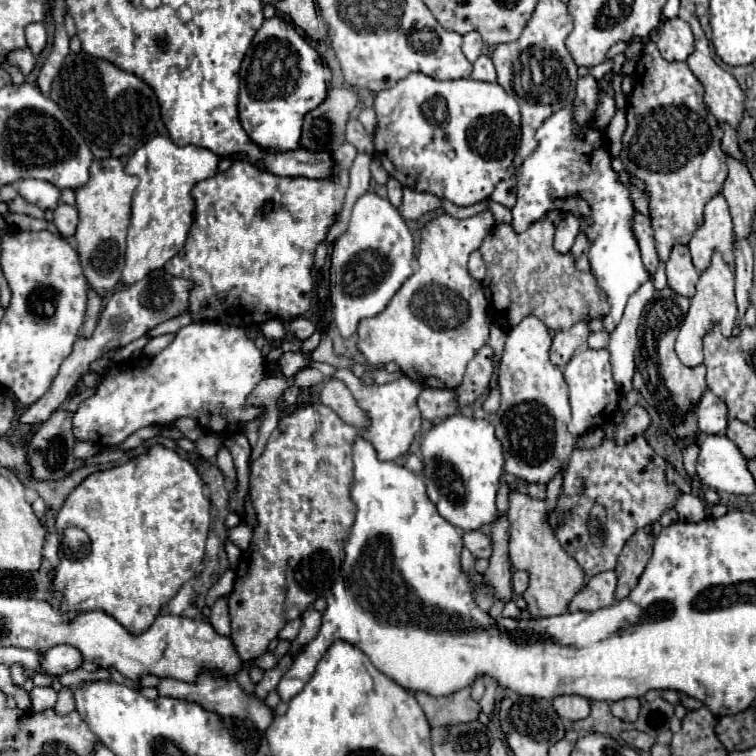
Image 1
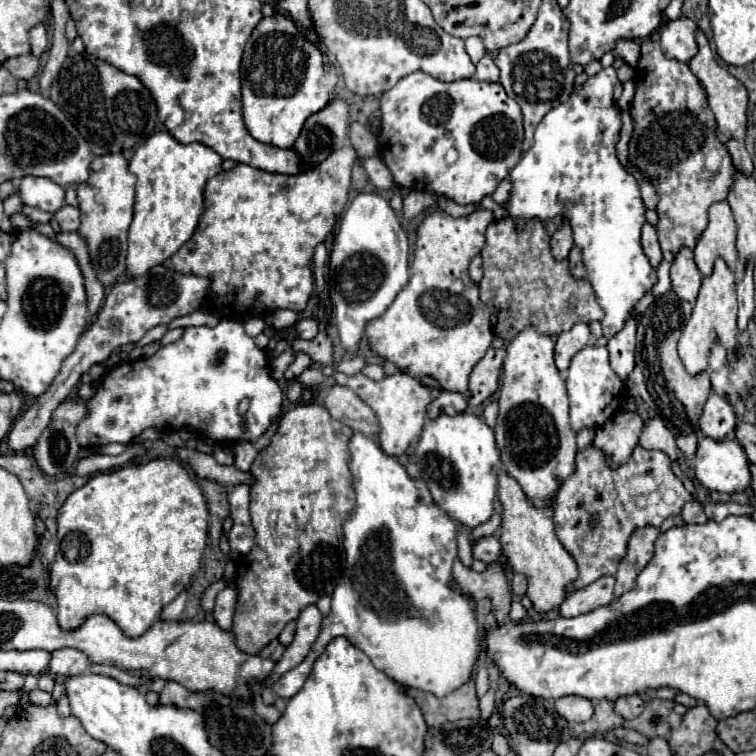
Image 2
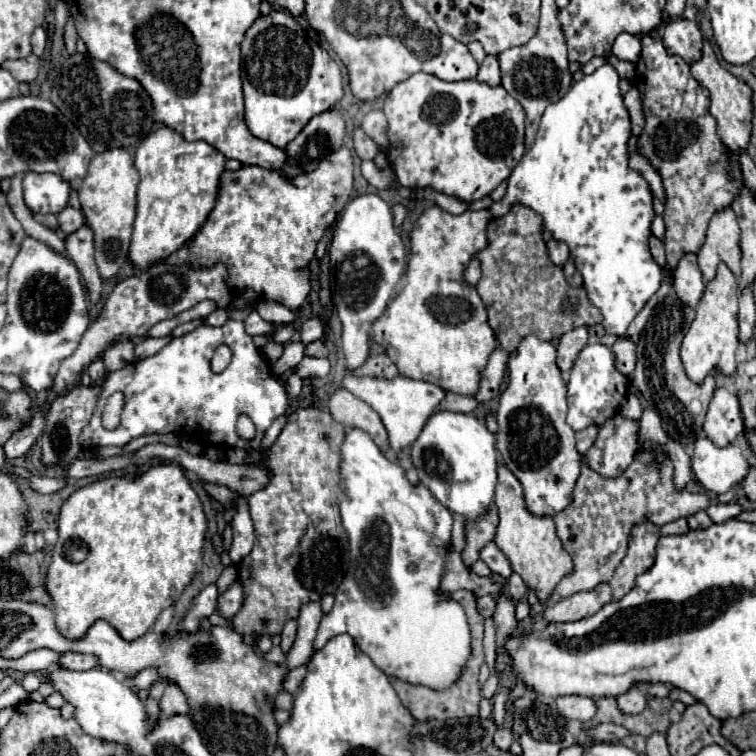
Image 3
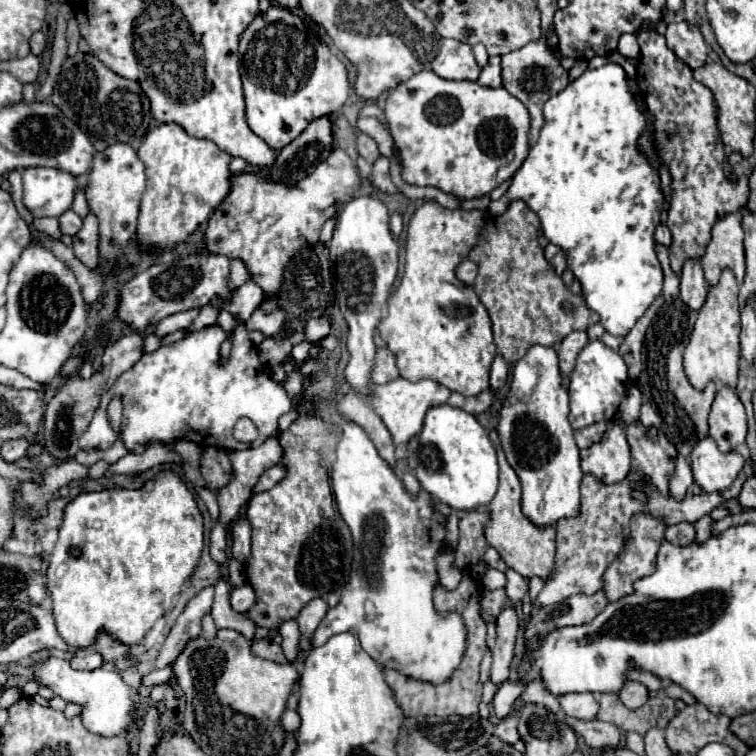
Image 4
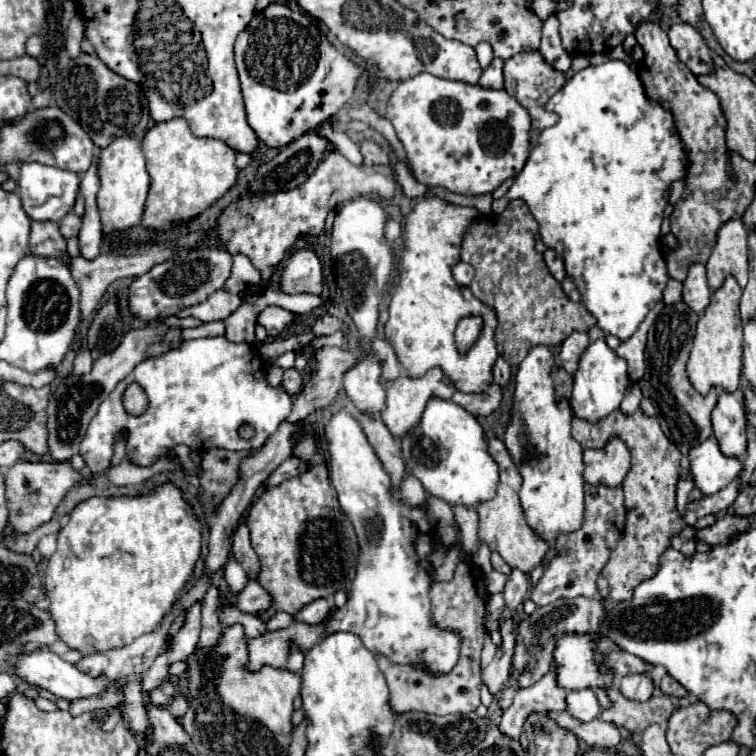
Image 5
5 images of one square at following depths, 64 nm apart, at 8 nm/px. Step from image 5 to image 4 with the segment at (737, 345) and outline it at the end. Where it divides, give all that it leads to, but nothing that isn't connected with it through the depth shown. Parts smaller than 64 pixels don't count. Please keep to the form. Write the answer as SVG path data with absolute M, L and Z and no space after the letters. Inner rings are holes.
M722 270L720 282L708 288L704 306L698 310L698 320L684 350L684 370L690 384L698 390L710 380L722 380L736 386L738 356L740 356L740 312L738 312L738 282L732 270Z

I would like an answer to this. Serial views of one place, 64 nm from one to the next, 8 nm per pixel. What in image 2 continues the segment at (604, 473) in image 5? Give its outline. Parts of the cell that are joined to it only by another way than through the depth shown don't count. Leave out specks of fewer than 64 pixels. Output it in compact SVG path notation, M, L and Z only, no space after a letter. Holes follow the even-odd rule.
M618 412L596 430L594 446L600 448L614 466L624 462L624 452L630 452L640 438L644 420L638 412Z

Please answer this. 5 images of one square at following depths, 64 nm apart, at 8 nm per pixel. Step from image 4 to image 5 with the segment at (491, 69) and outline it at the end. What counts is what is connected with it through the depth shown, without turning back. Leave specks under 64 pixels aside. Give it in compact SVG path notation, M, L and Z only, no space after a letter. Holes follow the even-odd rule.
M494 58L490 66L482 72L480 76L480 86L484 88L504 88L504 78L502 78L502 58Z

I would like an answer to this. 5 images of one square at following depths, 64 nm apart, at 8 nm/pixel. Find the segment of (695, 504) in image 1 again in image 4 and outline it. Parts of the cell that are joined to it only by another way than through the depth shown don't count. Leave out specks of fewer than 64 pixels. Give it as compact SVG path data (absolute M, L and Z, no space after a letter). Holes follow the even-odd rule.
M702 516L700 520L694 522L693 525L696 530L696 542L702 544L702 542L705 542L710 537L711 524L712 518L710 518L710 516Z

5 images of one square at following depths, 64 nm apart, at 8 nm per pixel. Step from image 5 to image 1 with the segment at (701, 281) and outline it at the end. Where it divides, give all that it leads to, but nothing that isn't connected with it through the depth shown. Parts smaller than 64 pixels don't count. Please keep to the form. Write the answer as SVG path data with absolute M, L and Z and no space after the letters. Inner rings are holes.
M684 244L672 248L670 258L666 262L666 276L668 276L668 286L674 292L678 292L682 296L688 296L688 298L694 296L694 292L696 292L694 286L696 286L696 280L698 280L698 272L692 266L690 252Z

